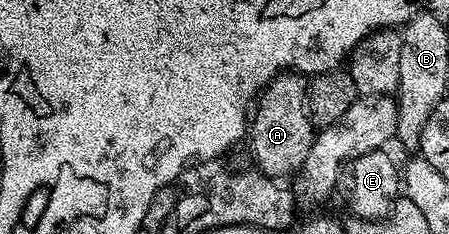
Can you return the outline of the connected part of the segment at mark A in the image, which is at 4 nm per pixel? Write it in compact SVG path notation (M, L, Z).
M284 71L275 76L257 98L249 121L249 142L254 164L267 177L287 179L283 177L298 174L309 155L309 147L313 147L317 126L307 113L308 84L304 74Z

